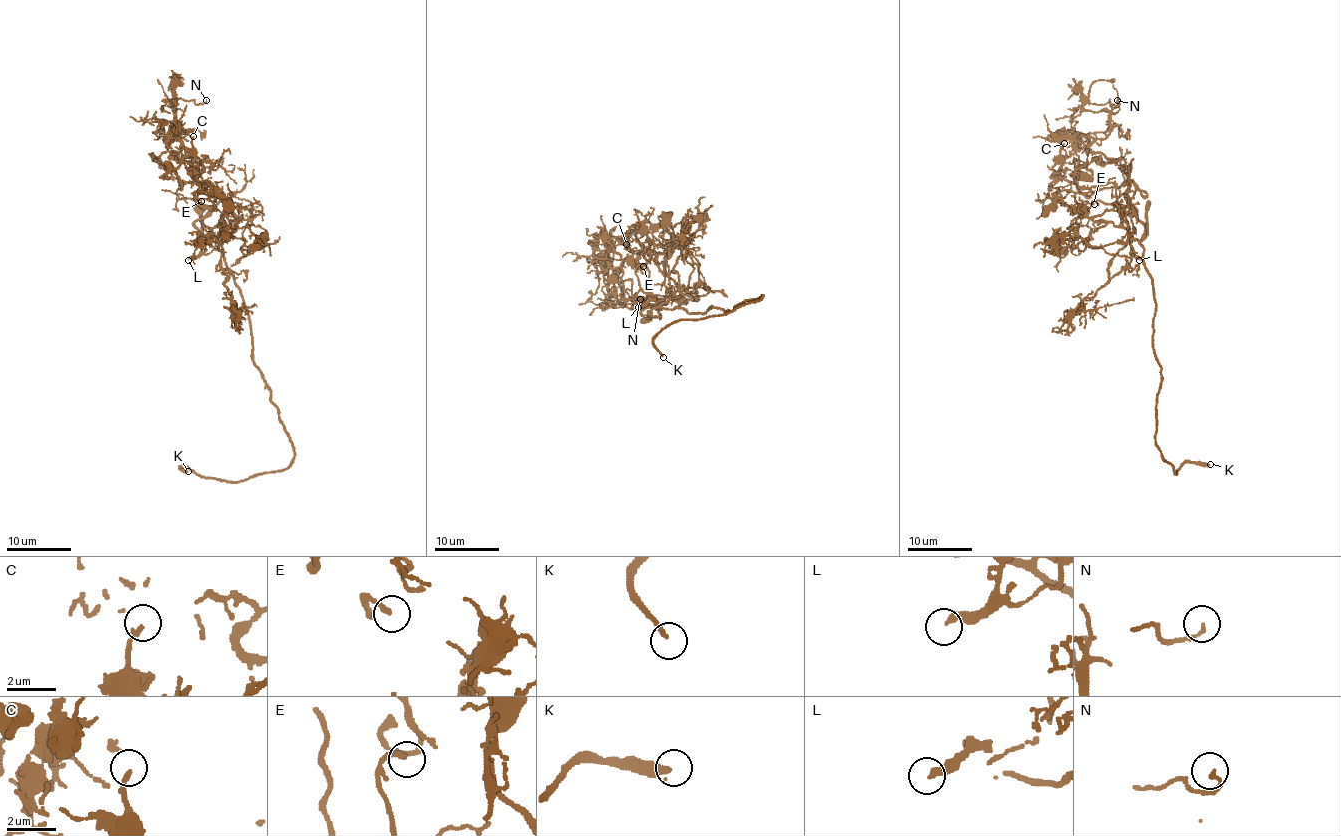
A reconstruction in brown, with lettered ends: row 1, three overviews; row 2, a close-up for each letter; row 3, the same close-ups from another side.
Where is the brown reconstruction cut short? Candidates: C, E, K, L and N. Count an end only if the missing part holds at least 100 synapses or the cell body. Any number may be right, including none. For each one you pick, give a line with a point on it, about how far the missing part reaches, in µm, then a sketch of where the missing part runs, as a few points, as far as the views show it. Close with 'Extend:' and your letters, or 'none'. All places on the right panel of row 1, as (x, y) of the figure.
E: place (1094, 204); missing 15 µm; course (1094, 204), (1085, 209), (1063, 211), (1058, 216), (1057, 223), (1070, 240)
K: place (1210, 464); missing 7 µm; course (1210, 464), (1215, 464), (1227, 453), (1243, 453), (1246, 450)
Extend: E, K

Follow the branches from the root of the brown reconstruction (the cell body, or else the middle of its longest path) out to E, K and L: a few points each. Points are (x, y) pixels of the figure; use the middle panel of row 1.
E: (686, 311), (661, 307), (648, 315), (641, 312), (657, 301), (640, 285), (636, 268), (643, 266)
K: (686, 311), (703, 314), (713, 305), (732, 309), (763, 295), (726, 313), (670, 323), (653, 341), (663, 357)
L: (686, 311), (679, 307), (666, 310), (661, 306), (666, 297), (658, 301), (647, 300), (638, 307)

